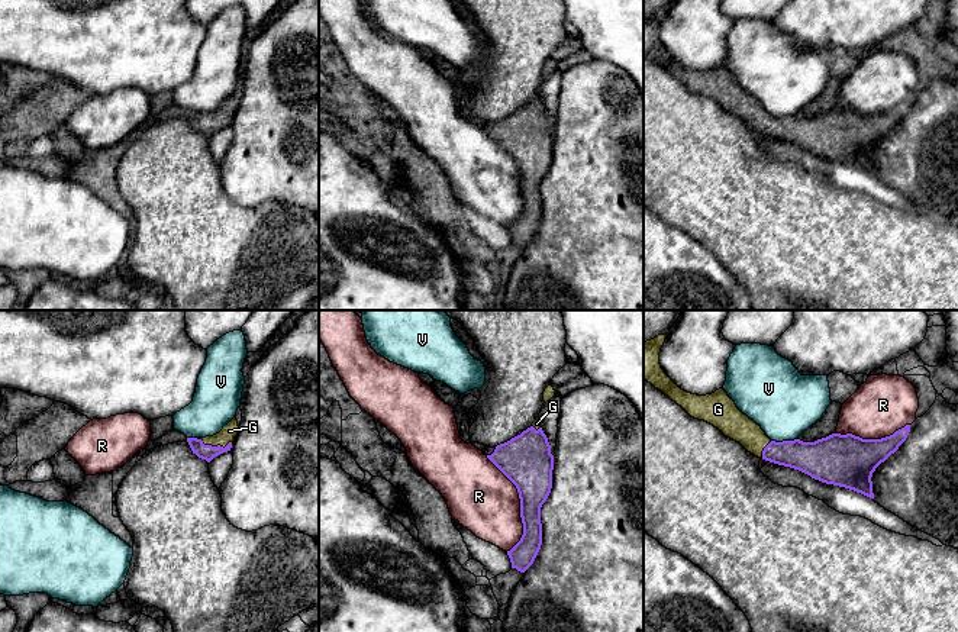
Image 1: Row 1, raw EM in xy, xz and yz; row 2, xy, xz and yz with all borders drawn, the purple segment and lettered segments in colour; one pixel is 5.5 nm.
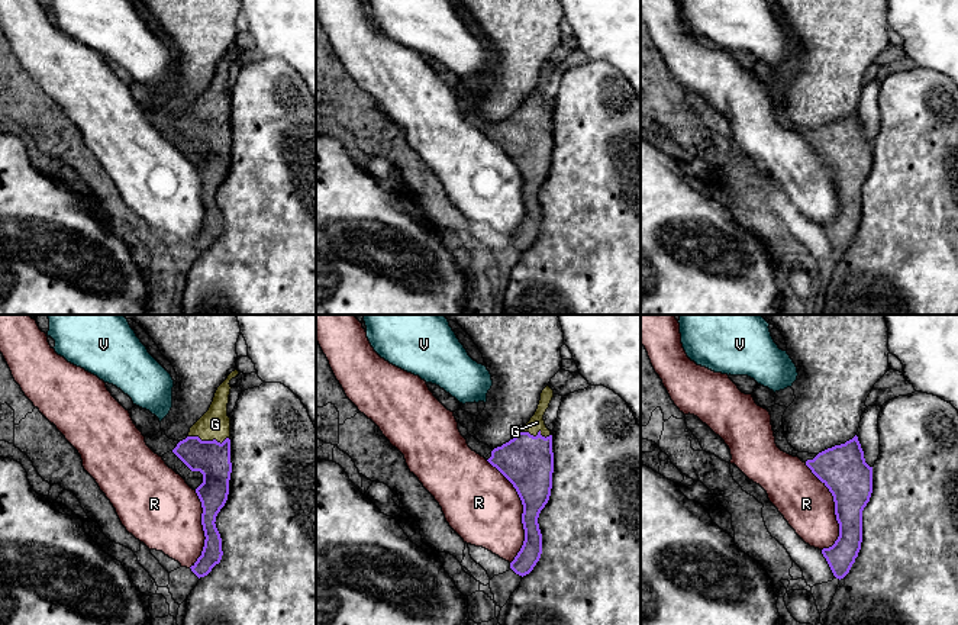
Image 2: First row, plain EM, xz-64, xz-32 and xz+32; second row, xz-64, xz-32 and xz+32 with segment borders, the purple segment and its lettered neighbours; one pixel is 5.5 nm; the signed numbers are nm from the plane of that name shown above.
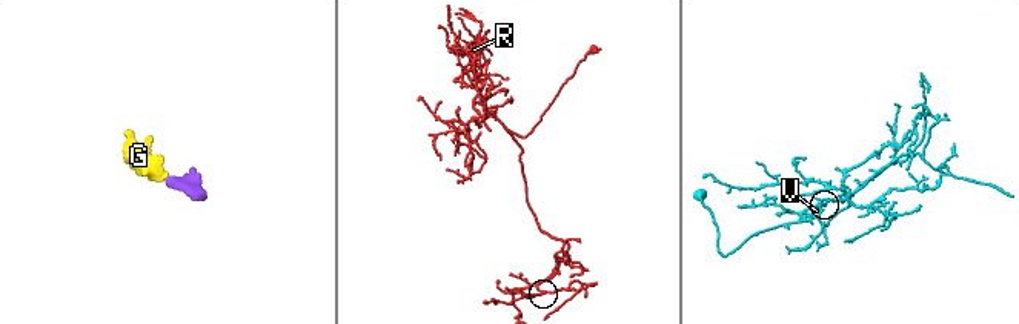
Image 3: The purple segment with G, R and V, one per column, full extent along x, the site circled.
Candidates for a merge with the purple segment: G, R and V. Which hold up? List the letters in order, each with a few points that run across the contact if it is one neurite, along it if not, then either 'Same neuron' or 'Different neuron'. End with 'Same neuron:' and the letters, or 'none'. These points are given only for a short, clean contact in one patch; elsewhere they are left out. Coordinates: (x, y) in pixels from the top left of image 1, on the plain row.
G: Line: xy (207, 128), (213, 122), (229, 106). Same neuron
R: Different neuron
V: Line: yz (797, 113), (771, 116). Different neuron
Same neuron: G

